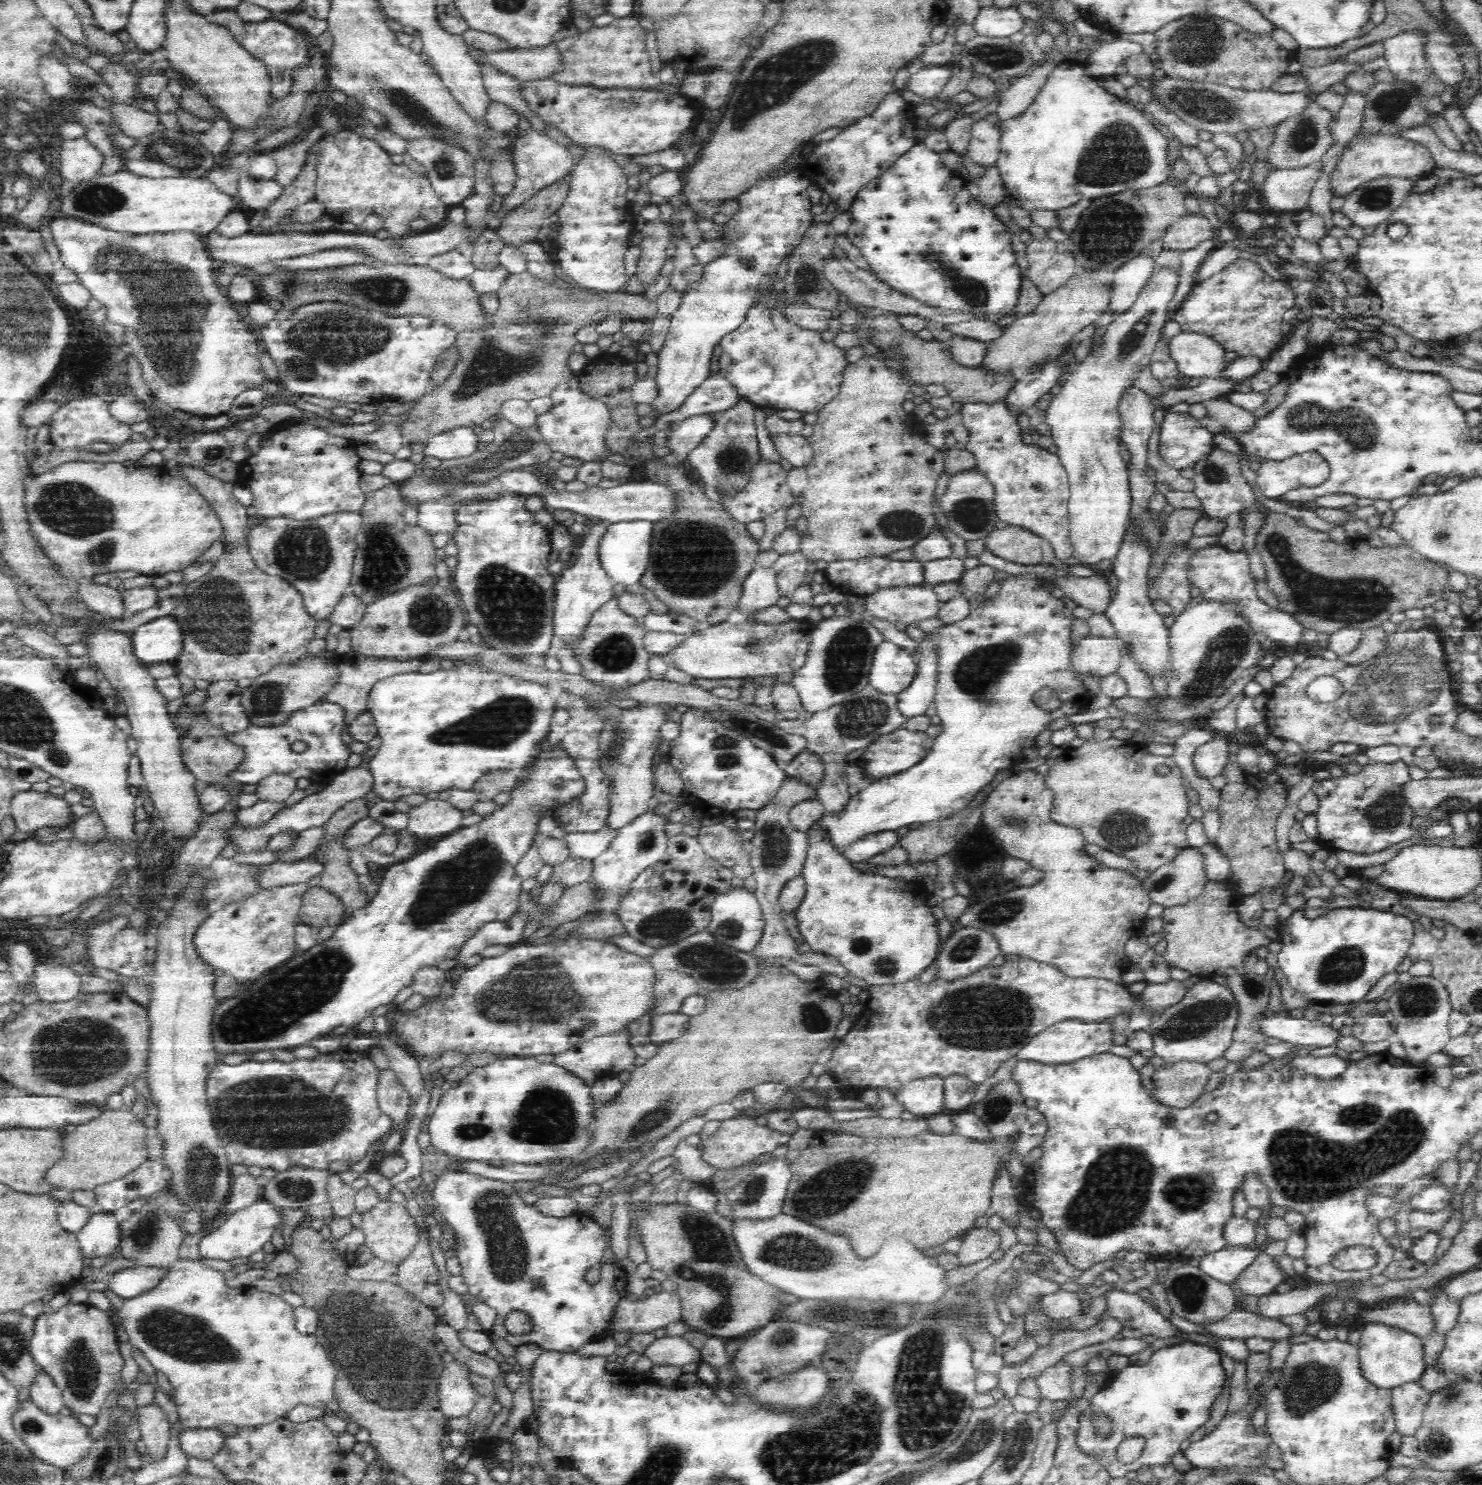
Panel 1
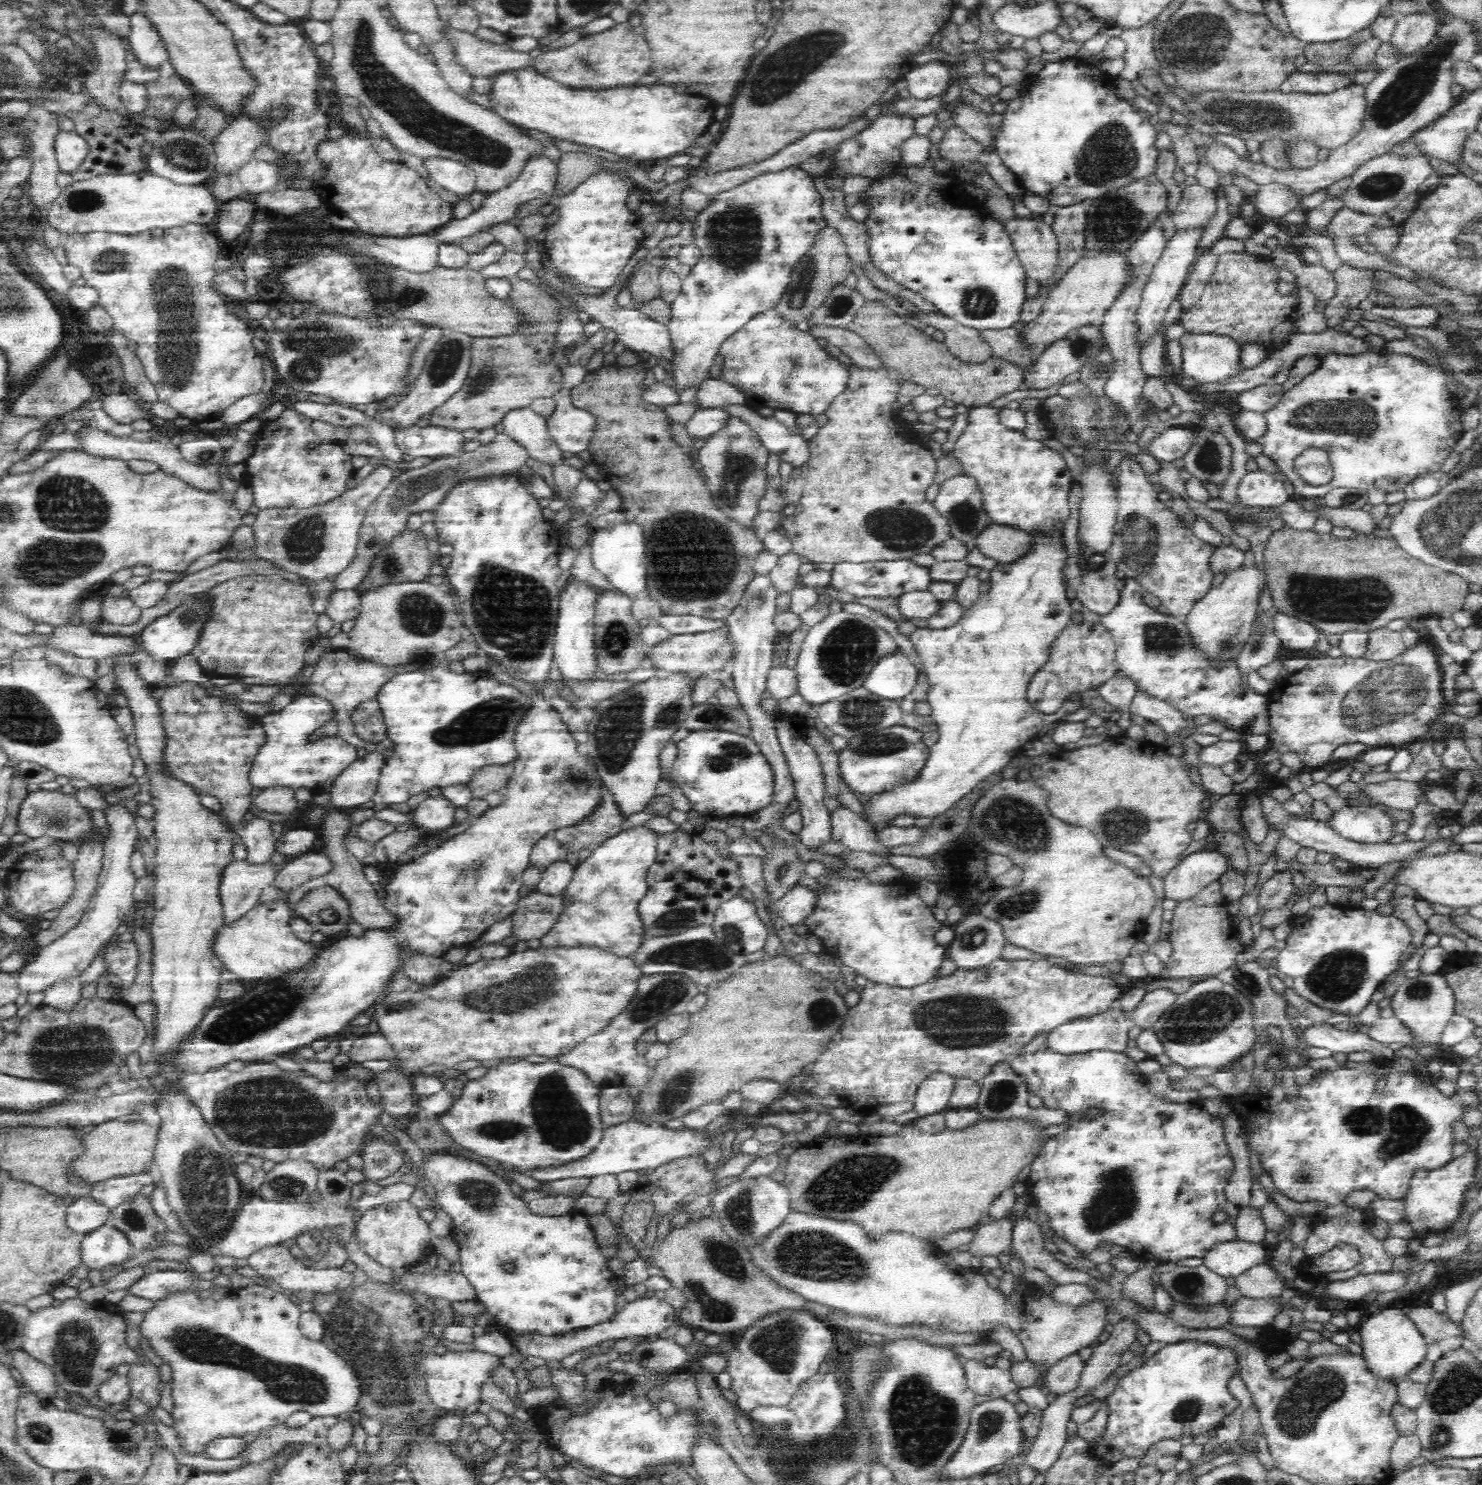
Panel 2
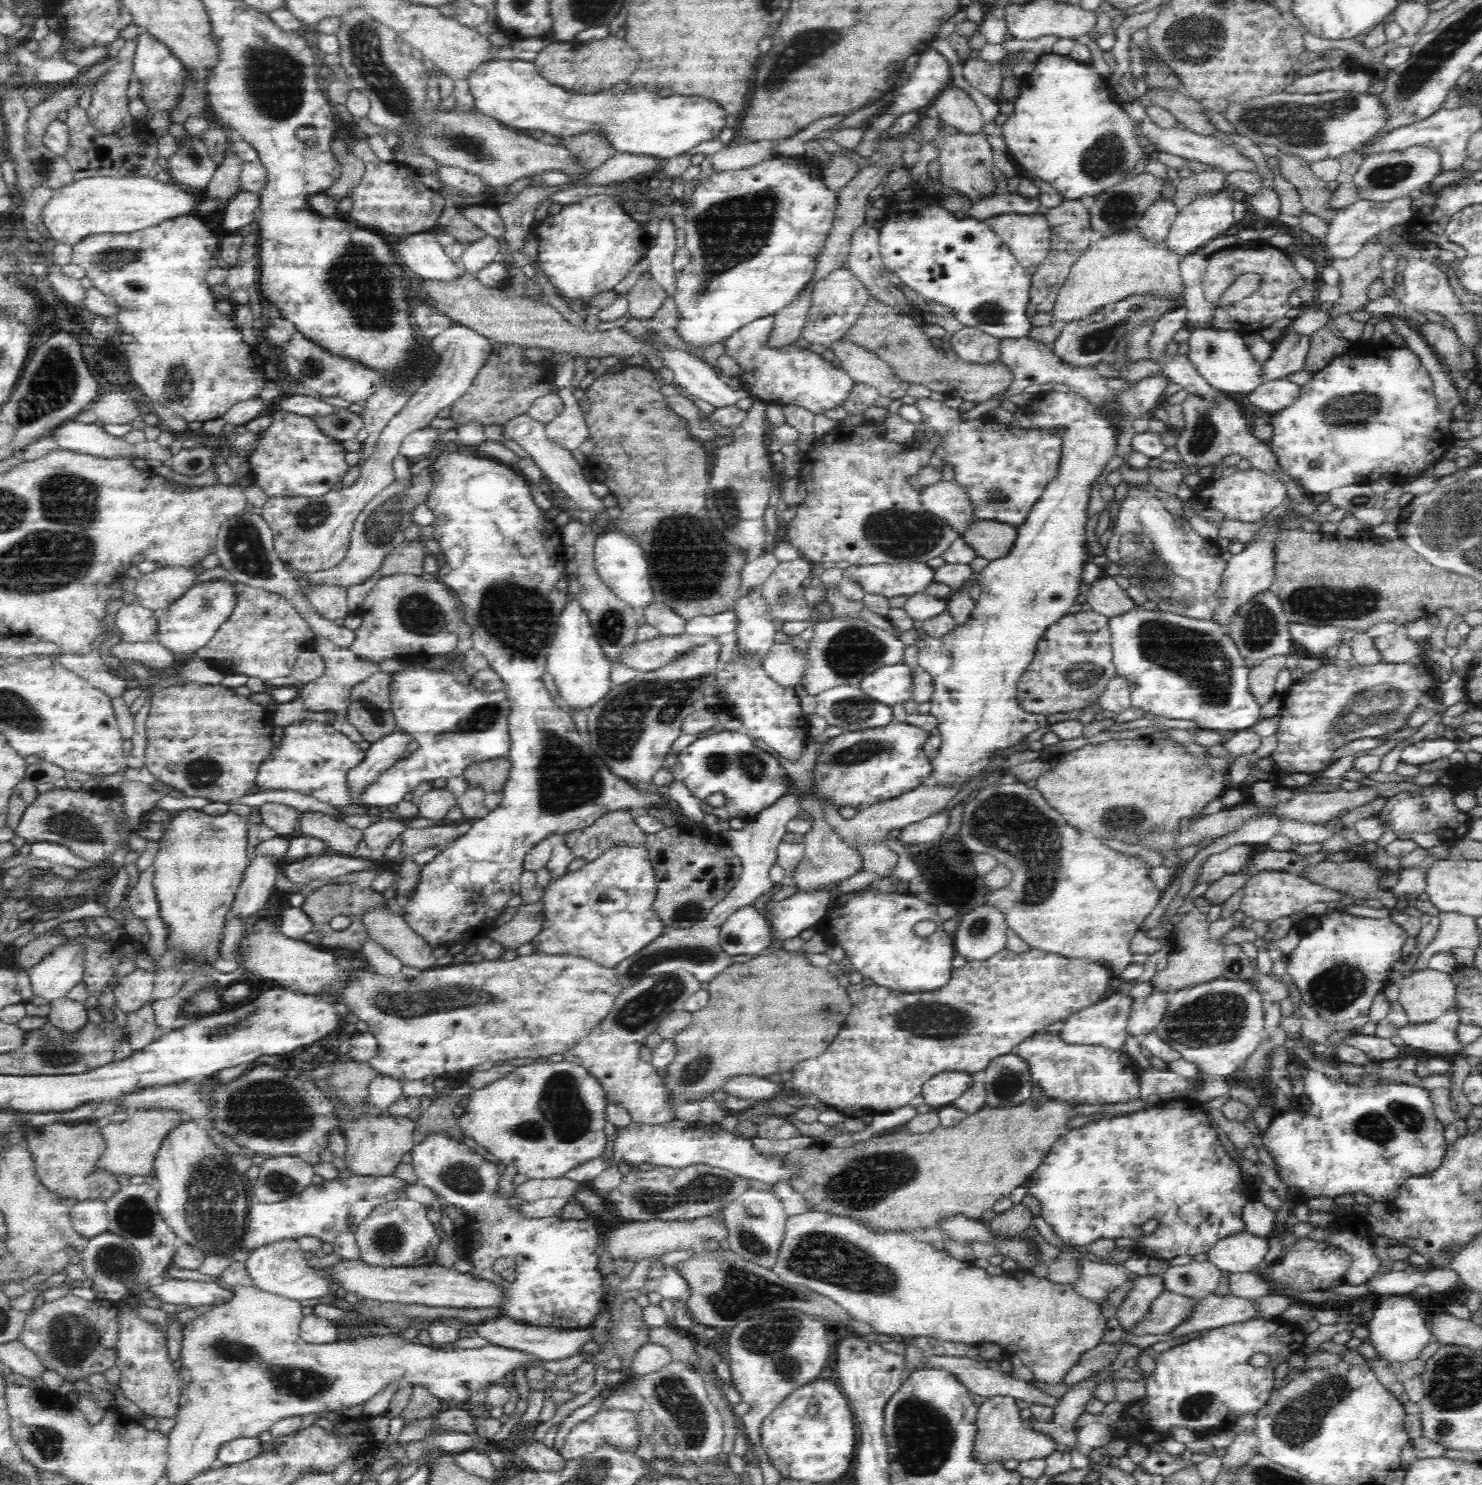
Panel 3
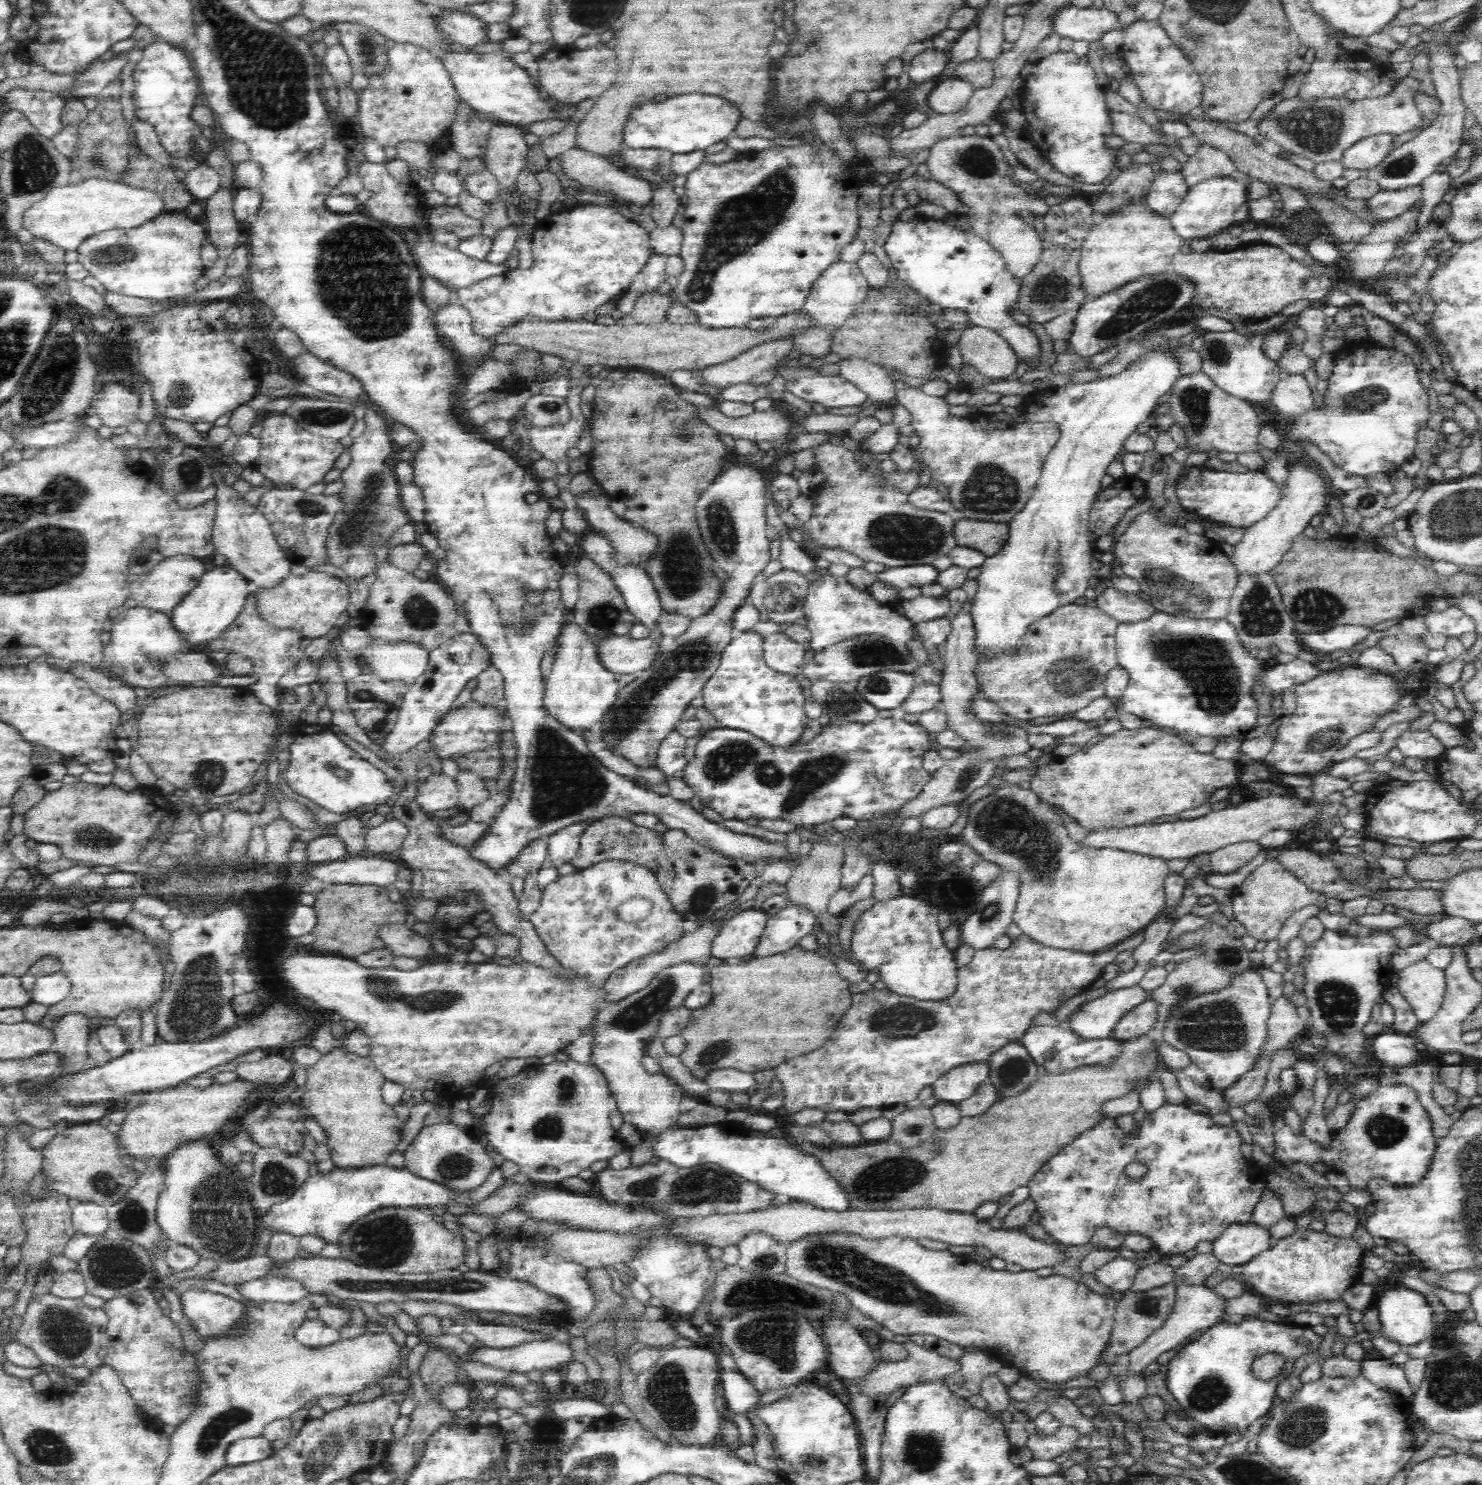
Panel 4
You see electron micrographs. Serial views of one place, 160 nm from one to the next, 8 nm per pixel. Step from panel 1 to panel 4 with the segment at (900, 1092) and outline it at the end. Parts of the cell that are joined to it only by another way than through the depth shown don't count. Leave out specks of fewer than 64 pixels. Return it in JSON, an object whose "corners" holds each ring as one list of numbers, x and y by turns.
{"corners":[[986,1062,964,1064,945,1072,931,1084,933,1098,938,1102,957,1104,972,1096,976,1087,988,1078,989,1068]]}

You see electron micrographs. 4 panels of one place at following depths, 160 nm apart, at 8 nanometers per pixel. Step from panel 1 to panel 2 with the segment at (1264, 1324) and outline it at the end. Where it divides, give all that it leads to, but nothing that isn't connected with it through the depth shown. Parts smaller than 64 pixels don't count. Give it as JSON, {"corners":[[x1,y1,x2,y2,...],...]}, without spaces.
{"corners":[[1175,1302,1172,1315,1168,1317,1184,1327,1214,1329,1222,1328,1226,1324,1232,1324,1232,1315,1232,1310,1224,1304,1216,1307,1194,1309]]}

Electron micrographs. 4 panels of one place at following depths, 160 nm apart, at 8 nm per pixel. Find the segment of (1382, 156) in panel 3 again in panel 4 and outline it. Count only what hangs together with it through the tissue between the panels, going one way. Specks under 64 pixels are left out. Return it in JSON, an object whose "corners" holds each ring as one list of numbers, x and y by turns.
{"corners":[[1436,32,1434,46,1428,52,1431,79,1436,90,1436,97,1440,101,1440,110,1434,122,1418,133,1412,140,1403,143,1392,150,1380,164,1367,168,1362,175,1375,182,1379,190,1400,190,1418,186,1434,172,1438,172,1440,164,1456,154,1456,150,1463,144,1463,122,1465,114,1462,91,1460,91,1460,70,1454,65,1453,54,1449,46,1444,46,1443,40]]}

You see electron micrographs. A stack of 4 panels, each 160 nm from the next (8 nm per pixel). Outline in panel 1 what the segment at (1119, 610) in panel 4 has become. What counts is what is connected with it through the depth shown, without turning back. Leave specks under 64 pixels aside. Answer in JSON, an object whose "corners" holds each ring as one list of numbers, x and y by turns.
{"corners":[[1098,572,1090,577,1068,575,1049,579,1053,586,1060,588,1064,596,1068,596,1077,606,1090,608,1095,613,1102,614,1110,606,1110,585,1104,574]]}

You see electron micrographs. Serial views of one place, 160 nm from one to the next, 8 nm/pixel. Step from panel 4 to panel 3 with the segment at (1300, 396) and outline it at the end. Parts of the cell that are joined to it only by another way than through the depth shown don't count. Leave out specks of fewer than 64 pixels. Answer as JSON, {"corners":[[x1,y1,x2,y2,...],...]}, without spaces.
{"corners":[[1288,378,1264,381,1249,395,1248,402,1266,412,1278,412,1290,406,1299,393,1299,385]]}

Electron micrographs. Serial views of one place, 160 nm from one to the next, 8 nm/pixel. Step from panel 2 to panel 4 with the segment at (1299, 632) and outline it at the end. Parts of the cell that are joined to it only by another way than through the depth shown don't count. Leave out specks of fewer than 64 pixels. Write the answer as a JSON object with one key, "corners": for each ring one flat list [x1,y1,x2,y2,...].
{"corners":[[1338,625,1324,632,1310,632,1302,634,1300,640,1312,650,1322,654,1332,654,1336,650,1350,648,1368,637,1374,632,1372,628,1356,628,1352,625]]}

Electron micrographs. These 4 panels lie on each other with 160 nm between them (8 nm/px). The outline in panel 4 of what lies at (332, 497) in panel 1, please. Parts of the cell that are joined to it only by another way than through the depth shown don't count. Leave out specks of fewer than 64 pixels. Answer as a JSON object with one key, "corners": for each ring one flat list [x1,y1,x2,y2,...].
{"corners":[[288,413,267,417,261,426,262,431,258,436,261,449,253,467,262,473,266,481,292,486,292,489,306,491,310,486,320,484,346,448,331,437,318,436,300,427]]}

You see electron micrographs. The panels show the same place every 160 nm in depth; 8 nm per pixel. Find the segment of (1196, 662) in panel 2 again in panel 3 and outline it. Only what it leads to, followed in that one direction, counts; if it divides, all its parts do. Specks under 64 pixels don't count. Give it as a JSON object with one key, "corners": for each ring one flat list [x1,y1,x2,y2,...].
{"corners":[[1136,606,1107,620,1115,670,1117,676,1129,682,1132,706,1166,719,1192,721,1200,729,1215,732,1235,734,1260,722,1261,706,1252,693,1248,667,1228,634,1206,618,1198,620,1172,614,1172,620,1140,620,1136,617,1138,609]]}

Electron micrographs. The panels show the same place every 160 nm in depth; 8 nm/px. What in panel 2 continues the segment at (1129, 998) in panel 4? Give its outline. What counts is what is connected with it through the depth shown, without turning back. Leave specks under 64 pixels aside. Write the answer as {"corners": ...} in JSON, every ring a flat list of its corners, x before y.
{"corners":[[1113,1006,1108,1008,1106,1012,1090,1018,1076,1018,1076,1020,1068,1021,1066,1024,1061,1024,1053,1028,1046,1034,1045,1048,1052,1052,1059,1052,1064,1055,1084,1054,1090,1051,1110,1051,1124,1052,1127,1048,1128,1032,1131,1023,1128,1016]]}

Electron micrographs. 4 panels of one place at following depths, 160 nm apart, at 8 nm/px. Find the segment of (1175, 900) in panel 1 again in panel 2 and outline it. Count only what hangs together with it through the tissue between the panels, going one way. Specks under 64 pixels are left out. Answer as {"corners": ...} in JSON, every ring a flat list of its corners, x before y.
{"corners":[[1200,851,1188,854,1162,877,1162,894,1164,894,1164,898,1176,900,1176,902,1192,898,1212,882,1218,881,1228,867,1227,859,1218,851]]}

